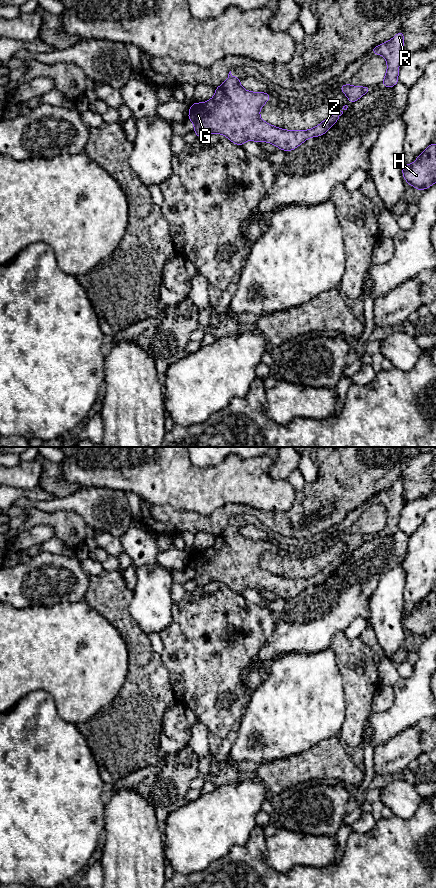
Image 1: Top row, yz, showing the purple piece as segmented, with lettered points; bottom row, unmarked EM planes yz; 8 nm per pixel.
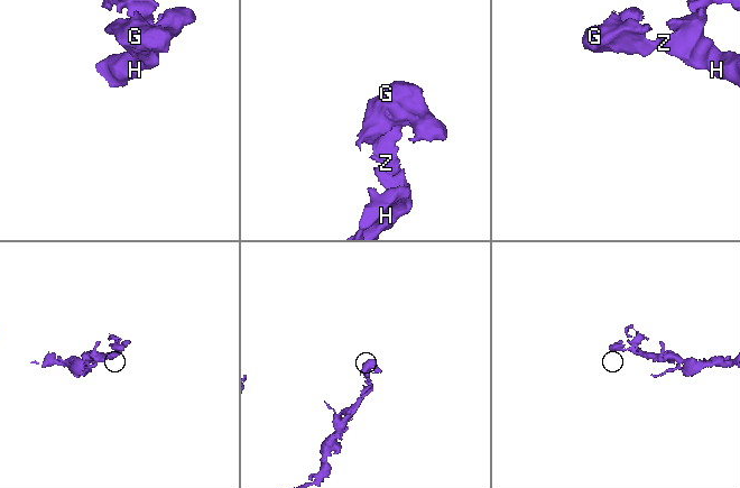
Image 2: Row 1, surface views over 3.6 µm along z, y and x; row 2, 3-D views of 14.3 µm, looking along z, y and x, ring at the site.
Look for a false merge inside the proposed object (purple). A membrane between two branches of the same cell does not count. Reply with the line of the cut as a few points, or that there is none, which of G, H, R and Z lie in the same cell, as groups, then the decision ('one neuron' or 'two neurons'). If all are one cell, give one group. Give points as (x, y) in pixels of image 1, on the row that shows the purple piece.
cut none; groups G H R Z; one neuron

